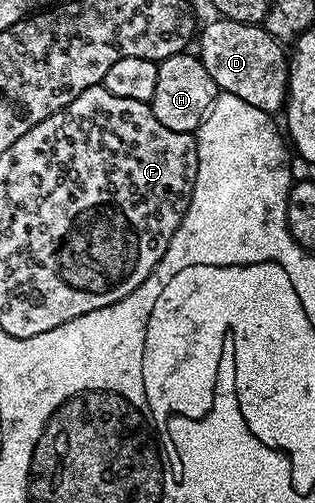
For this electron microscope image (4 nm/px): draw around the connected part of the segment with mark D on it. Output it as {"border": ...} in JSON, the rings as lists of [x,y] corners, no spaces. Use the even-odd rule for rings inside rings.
{"border":[[[215,19],[198,33],[198,56],[210,71],[220,93],[238,95],[246,103],[273,115],[285,108],[288,100],[289,54],[281,42],[275,41],[265,31],[263,24],[234,22]],[[285,49],[285,53],[284,53]]]}

